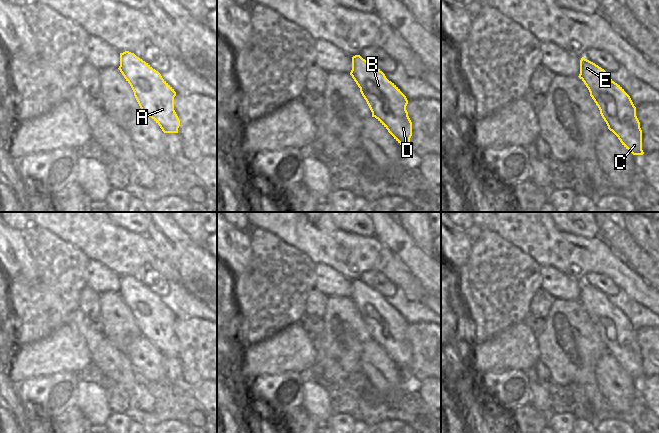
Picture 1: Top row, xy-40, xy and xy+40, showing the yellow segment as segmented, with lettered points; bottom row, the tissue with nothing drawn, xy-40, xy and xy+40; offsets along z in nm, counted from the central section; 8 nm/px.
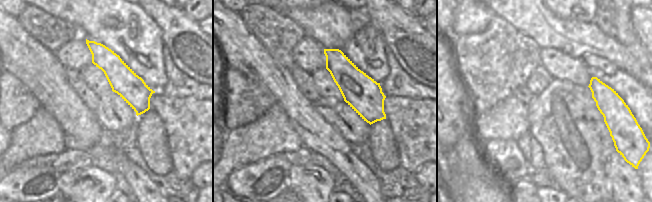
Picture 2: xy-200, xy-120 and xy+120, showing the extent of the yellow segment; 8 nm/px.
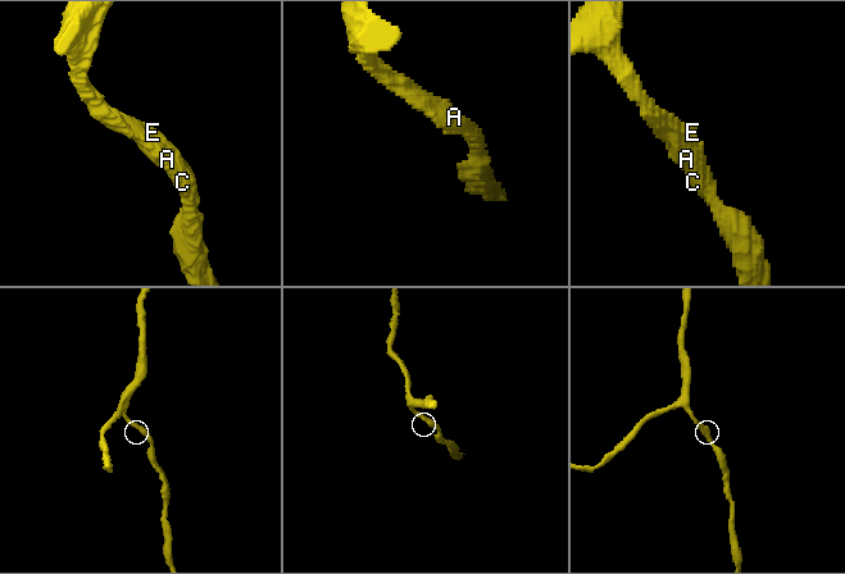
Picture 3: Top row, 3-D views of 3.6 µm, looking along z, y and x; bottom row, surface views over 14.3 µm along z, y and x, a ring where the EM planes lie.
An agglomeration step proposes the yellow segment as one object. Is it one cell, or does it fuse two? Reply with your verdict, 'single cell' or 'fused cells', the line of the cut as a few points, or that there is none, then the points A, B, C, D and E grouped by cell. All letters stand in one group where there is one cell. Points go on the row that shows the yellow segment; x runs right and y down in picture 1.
single cell; no cut; A B C D E

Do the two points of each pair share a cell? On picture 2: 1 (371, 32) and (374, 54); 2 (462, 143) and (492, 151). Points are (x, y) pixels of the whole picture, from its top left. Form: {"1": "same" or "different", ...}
{"1": "same", "2": "different"}

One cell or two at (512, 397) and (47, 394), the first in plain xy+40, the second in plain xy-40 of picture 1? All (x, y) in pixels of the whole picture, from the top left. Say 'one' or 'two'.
one

